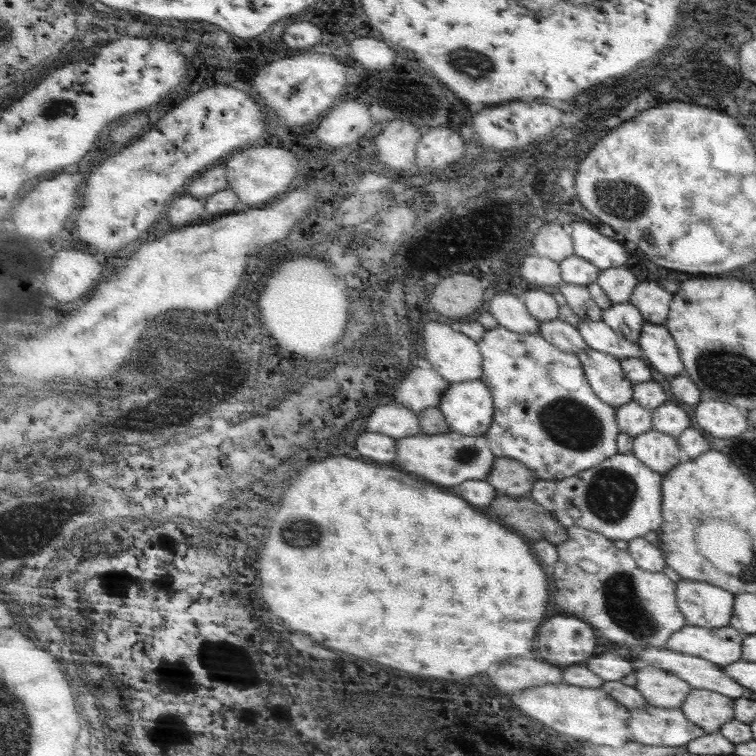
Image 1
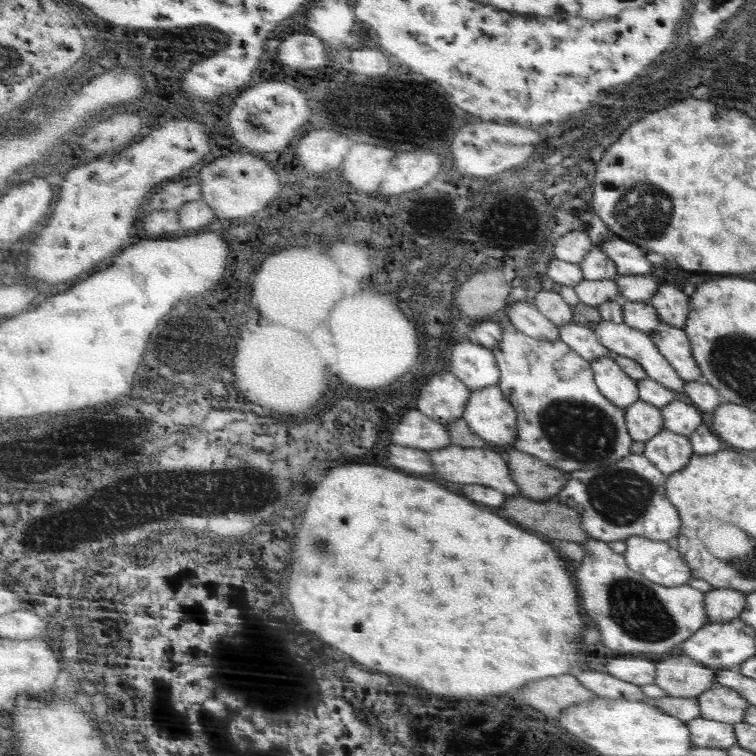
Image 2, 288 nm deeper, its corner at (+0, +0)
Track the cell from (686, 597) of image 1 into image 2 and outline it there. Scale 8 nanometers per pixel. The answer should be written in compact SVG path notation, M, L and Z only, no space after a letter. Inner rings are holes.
M713 588L703 592L703 612L707 624L725 624L737 620L745 606L745 596L729 588Z

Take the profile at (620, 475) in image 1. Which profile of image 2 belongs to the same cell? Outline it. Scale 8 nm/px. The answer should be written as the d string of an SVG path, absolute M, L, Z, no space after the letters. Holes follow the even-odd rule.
M629 452L619 462L593 470L569 472L565 486L553 498L581 516L581 528L589 534L589 538L611 544L625 542L629 536L665 542L679 534L675 508L665 498L665 482L667 476L661 474L649 460Z

